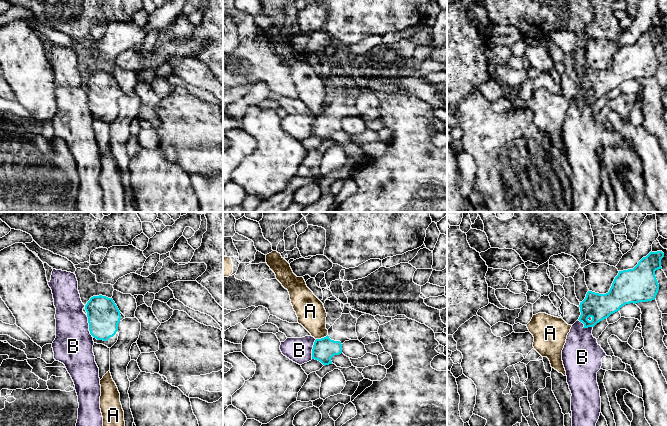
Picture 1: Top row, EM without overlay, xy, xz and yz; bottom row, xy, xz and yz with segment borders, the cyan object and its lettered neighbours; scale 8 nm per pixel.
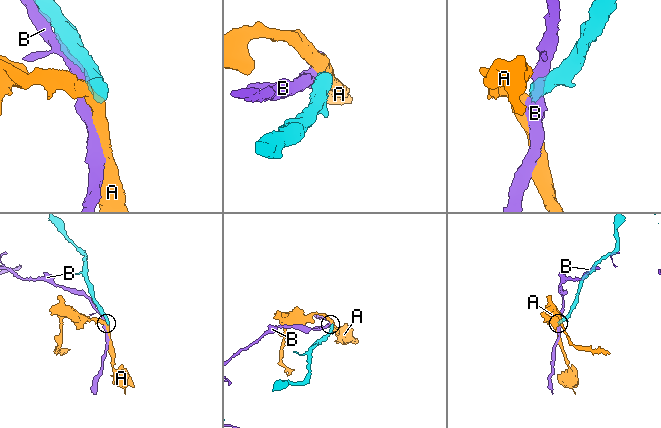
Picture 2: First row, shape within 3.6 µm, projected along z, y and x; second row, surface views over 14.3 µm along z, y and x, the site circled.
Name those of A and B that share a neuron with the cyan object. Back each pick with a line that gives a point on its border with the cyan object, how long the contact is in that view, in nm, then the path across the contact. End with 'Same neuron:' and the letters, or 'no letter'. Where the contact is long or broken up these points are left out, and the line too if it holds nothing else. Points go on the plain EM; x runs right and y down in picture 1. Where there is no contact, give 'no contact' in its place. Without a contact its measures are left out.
Same neuron: no letter

